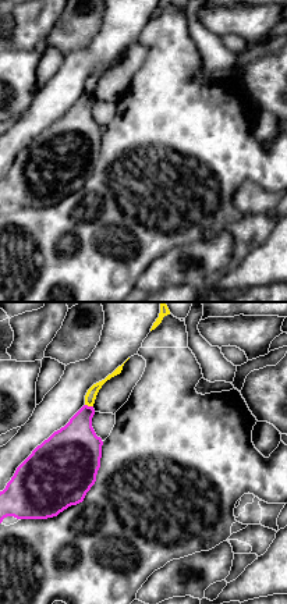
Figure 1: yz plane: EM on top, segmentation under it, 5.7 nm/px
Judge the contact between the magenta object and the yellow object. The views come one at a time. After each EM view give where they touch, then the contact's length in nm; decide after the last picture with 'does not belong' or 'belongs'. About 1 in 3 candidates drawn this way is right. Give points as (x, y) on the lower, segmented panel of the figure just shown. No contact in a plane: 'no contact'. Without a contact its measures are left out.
contact (89, 407); length 50 nm

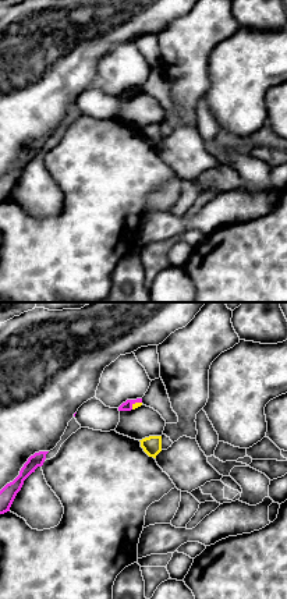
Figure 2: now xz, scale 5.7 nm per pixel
contact (135, 401); length 80 nm

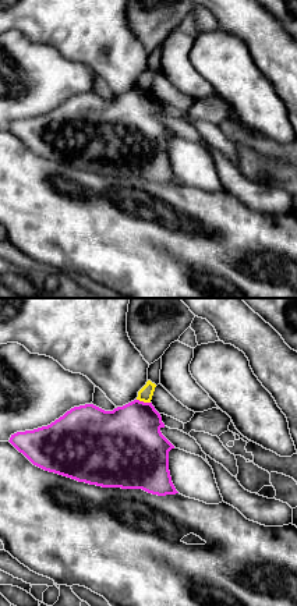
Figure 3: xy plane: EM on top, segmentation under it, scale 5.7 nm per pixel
contact (142, 401); length 80 nm

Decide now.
does not belong

